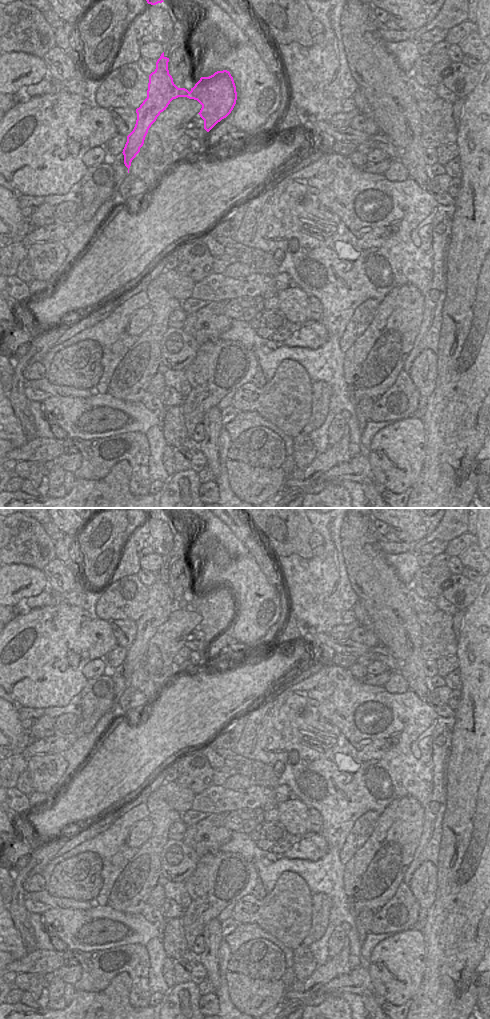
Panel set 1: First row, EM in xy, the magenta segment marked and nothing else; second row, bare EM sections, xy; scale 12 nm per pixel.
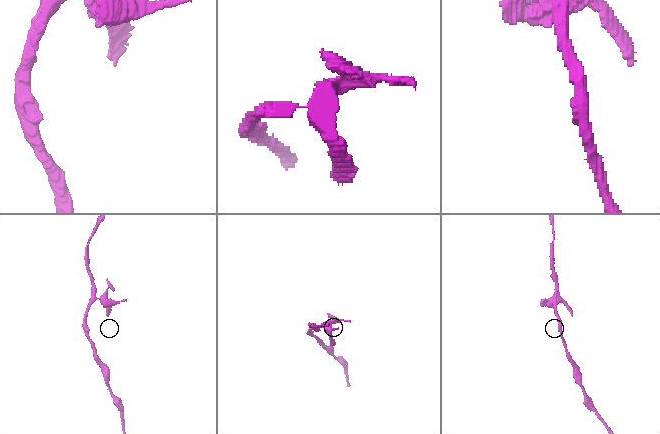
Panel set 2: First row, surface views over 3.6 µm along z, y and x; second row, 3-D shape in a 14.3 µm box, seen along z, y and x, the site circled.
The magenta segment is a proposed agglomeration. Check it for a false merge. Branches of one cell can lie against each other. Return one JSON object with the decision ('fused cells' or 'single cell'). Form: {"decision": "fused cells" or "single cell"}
{"decision": "fused cells"}

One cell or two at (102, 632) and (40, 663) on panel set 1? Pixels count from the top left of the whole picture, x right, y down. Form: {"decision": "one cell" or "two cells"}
{"decision": "one cell"}

